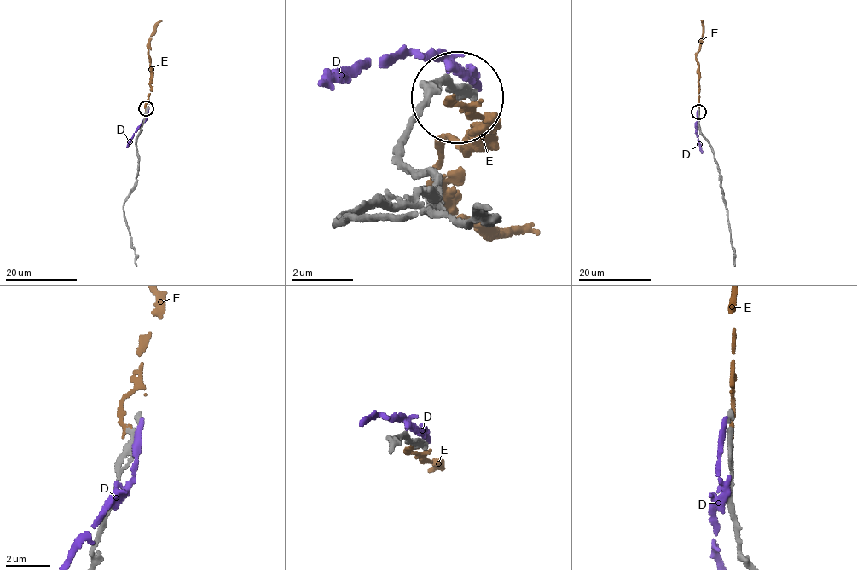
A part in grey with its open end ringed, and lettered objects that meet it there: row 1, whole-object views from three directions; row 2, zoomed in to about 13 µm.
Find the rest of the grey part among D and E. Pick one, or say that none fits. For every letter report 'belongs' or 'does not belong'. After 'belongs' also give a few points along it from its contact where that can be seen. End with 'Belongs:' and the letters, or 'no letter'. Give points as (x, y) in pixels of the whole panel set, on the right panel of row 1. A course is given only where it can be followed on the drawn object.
D: does not belong
E: belongs; it runs (699, 112), (698, 62), (696, 54), (702, 40), (701, 20)
Belongs: E

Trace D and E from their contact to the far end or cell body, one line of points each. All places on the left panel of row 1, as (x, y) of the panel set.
D: (147, 107), (147, 118), (127, 147)
E: (146, 109), (147, 94), (152, 91), (147, 44), (153, 27), (161, 20)

